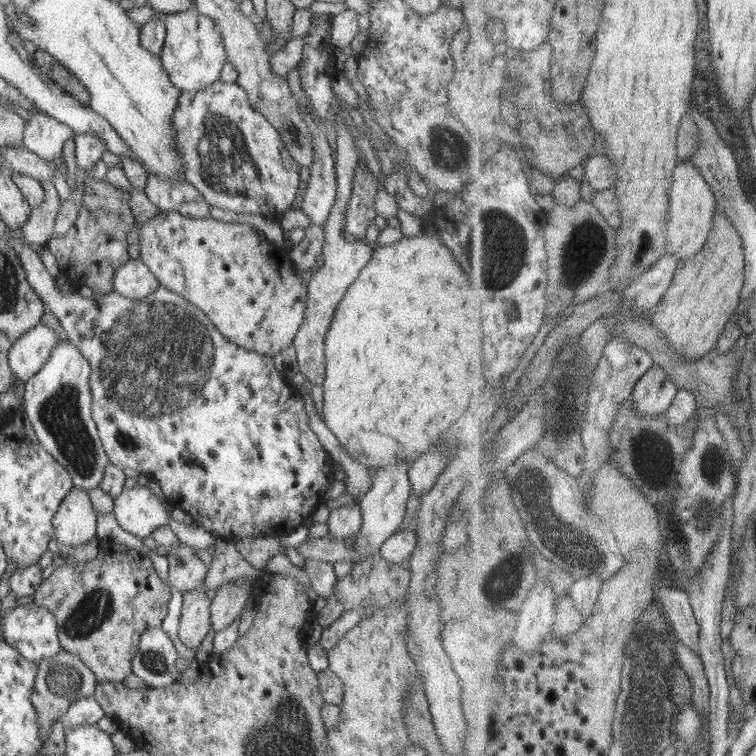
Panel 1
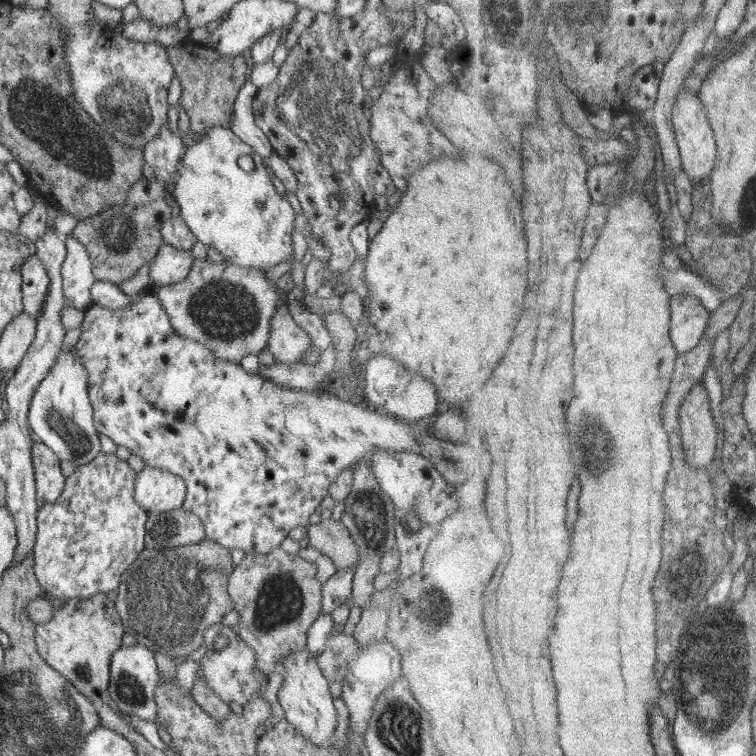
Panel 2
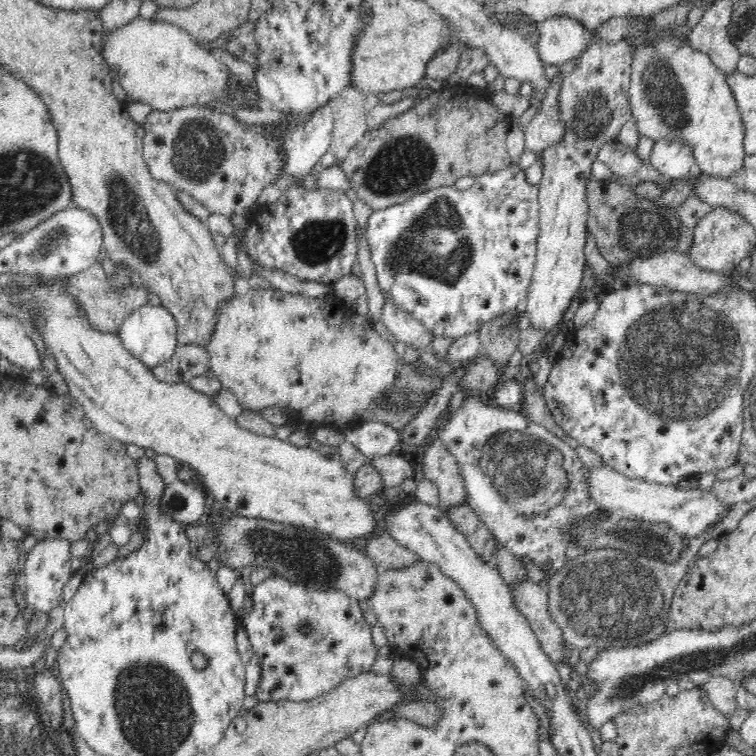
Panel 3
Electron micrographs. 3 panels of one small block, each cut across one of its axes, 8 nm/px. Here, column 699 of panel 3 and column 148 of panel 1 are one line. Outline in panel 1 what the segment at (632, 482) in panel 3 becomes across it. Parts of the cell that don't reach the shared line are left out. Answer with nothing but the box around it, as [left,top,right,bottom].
[114,488,169,538]

